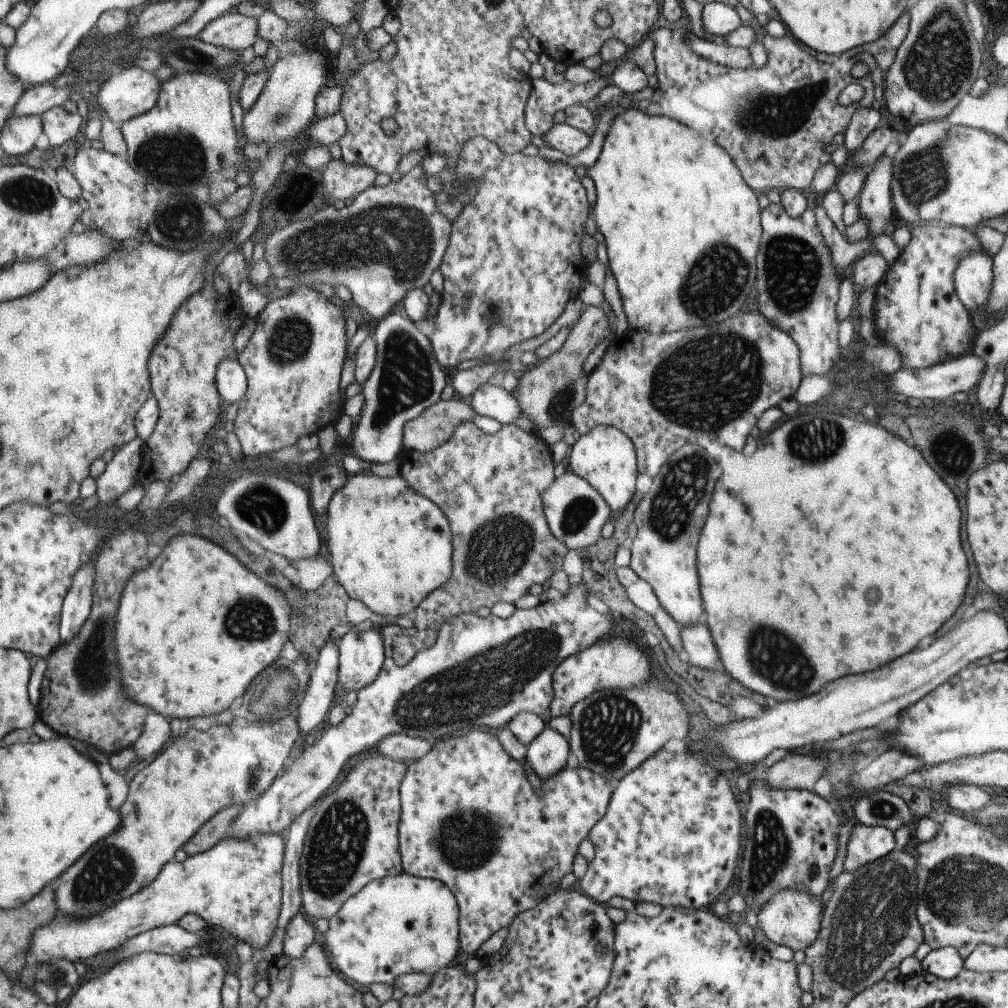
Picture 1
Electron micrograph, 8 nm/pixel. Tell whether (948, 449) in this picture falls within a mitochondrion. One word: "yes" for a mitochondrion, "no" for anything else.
yes

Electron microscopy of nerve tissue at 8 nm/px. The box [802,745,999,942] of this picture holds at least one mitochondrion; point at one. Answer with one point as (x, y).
(880, 808)

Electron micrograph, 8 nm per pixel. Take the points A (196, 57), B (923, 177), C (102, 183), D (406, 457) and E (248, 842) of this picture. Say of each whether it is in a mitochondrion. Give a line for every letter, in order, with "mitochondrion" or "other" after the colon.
A: mitochondrion
B: mitochondrion
C: other
D: other
E: other

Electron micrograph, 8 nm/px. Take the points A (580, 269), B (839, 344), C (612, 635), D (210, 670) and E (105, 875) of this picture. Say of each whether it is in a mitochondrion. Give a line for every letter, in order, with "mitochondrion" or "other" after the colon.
A: other
B: other
C: other
D: other
E: mitochondrion

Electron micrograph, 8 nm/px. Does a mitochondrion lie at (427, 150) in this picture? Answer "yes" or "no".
no

